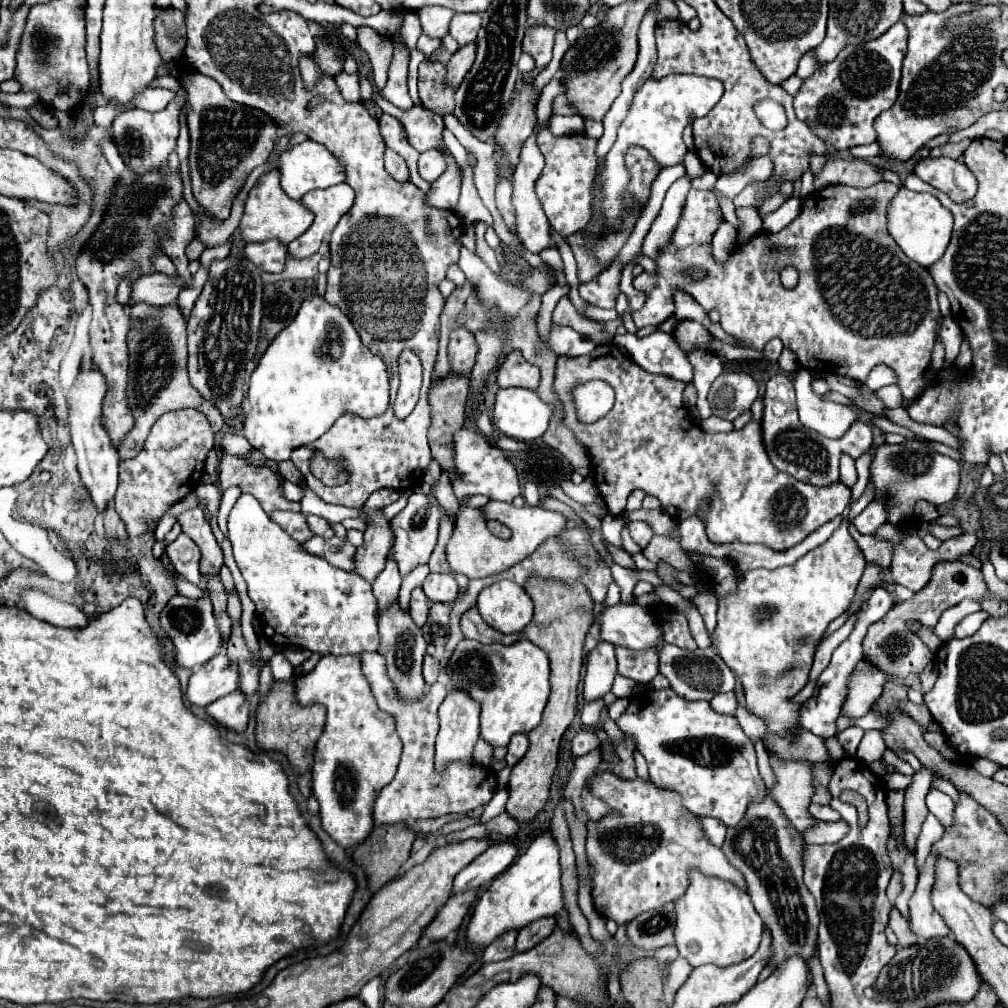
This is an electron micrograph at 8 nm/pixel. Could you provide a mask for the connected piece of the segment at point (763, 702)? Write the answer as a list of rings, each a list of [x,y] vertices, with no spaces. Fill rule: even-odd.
[[[843,521],[843,525],[823,545],[815,547],[793,565],[783,565],[773,571],[769,569],[745,571],[737,579],[737,593],[719,599],[717,629],[715,629],[717,653],[727,663],[727,667],[731,667],[741,677],[741,683],[745,687],[747,707],[751,713],[767,721],[767,731],[789,735],[799,727],[797,721],[799,703],[793,703],[791,697],[807,683],[807,673],[811,669],[819,637],[835,617],[839,617],[843,611],[849,609],[855,587],[863,575],[863,569],[865,569],[865,557],[857,541],[849,535],[847,521]],[[787,667],[791,669],[789,673],[785,673]]]

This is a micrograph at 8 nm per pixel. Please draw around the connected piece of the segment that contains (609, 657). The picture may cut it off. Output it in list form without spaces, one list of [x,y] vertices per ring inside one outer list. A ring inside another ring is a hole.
[[[599,641],[597,647],[587,657],[587,671],[583,679],[583,699],[585,703],[603,699],[611,691],[613,679],[617,677],[615,647]]]

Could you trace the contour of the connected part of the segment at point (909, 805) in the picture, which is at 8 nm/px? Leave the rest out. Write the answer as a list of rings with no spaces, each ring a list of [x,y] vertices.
[[[921,769],[913,775],[911,785],[905,791],[905,845],[909,845],[907,851],[915,855],[915,845],[921,833],[921,825],[929,813],[925,805],[925,795],[931,789],[931,769]]]

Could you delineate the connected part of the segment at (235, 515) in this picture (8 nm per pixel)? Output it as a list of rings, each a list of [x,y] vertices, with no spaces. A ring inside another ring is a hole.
[[[241,495],[237,499],[227,517],[227,527],[233,545],[233,555],[243,573],[243,579],[247,581],[247,593],[257,607],[255,613],[261,623],[263,635],[269,643],[279,645],[275,649],[285,651],[303,647],[309,651],[333,655],[357,655],[361,651],[377,651],[379,609],[371,593],[371,583],[361,577],[355,577],[355,573],[329,565],[321,557],[305,553],[297,541],[293,541],[287,533],[283,533],[277,523],[269,519],[269,515],[263,511],[263,507],[253,495]]]

